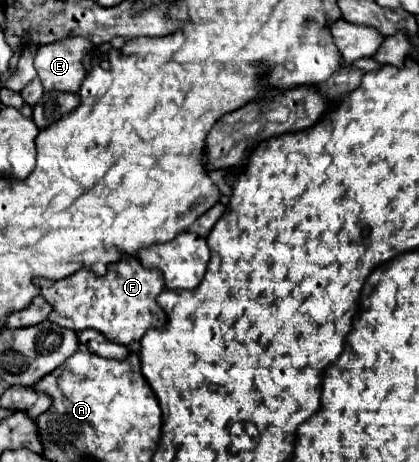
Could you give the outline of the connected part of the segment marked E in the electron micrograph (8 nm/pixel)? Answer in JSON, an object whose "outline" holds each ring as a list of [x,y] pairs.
{"outline":[[[88,38],[60,40],[60,44],[42,46],[34,58],[34,66],[44,90],[78,92],[82,80],[86,78],[82,60],[92,50],[94,44]]]}

